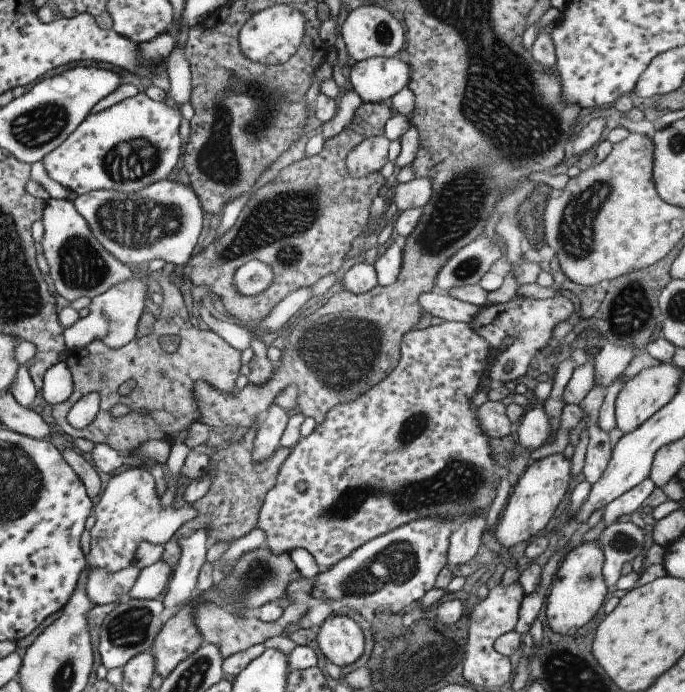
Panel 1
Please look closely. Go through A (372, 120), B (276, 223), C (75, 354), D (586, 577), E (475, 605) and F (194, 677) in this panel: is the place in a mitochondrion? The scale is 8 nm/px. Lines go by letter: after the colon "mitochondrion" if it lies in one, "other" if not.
A: other
B: mitochondrion
C: other
D: mitochondrion
E: other
F: mitochondrion

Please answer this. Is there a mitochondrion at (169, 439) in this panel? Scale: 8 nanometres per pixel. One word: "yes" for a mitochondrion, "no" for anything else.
no

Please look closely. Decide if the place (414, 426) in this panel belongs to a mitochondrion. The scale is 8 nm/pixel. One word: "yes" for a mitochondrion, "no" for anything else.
yes

